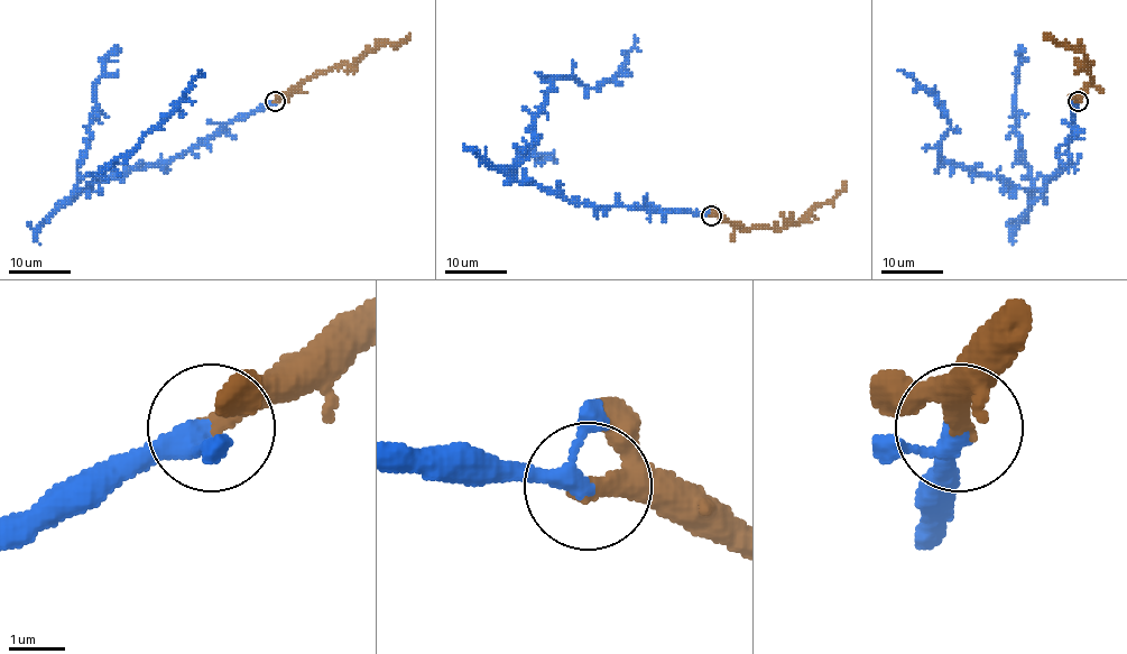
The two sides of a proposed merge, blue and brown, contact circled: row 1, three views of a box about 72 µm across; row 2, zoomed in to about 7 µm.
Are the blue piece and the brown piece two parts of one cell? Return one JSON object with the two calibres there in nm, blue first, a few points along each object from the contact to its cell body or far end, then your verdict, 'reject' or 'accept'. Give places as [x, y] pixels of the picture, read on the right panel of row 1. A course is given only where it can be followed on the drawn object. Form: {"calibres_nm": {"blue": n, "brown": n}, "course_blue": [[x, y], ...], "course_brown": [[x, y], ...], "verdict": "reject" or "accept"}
{"calibres_nm": {"blue": 300, "brown": 380}, "course_blue": [[1077, 101], [1069, 163], [1046, 187], [1031, 192], [947, 163], [939, 143], [950, 119], [931, 93], [898, 70]], "course_brown": [[1077, 101], [1091, 81], [1087, 57], [1068, 43], [1056, 43], [1044, 34]], "verdict": "accept"}

